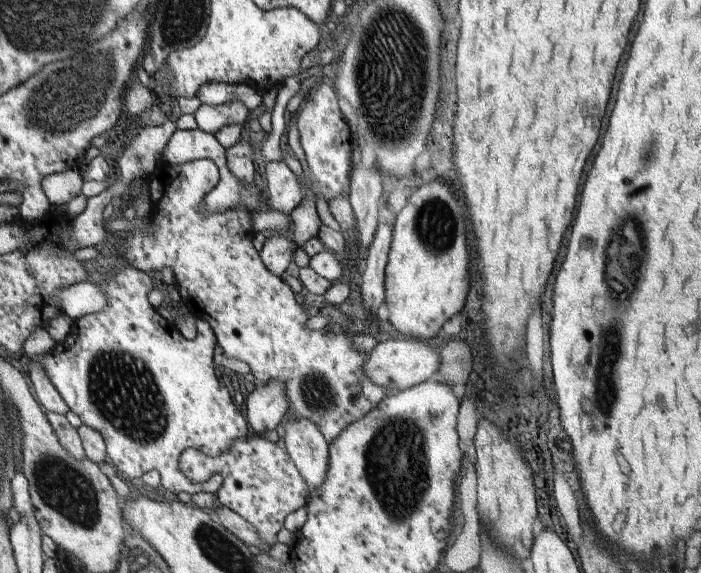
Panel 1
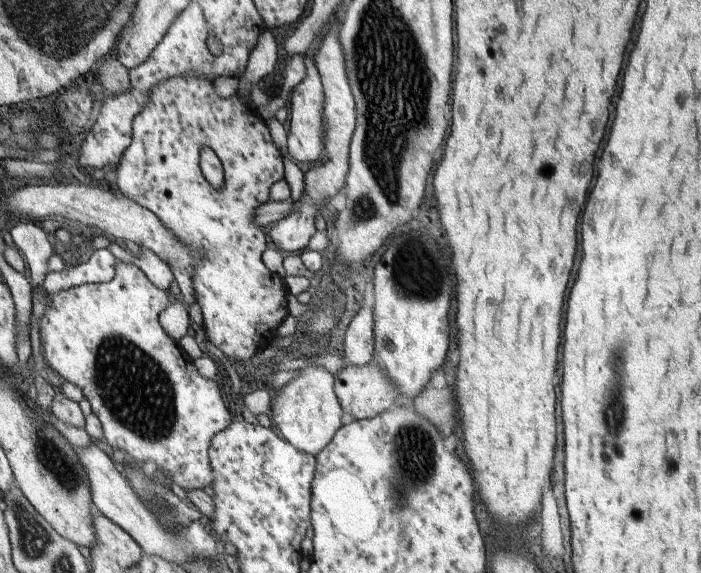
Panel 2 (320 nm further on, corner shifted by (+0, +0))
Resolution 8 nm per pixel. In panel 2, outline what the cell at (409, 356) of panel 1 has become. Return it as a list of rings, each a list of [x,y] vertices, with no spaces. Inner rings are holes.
[[[349,365],[335,376],[334,392],[344,412],[348,412],[355,420],[369,419],[390,410],[399,400],[397,388],[377,365],[355,367]]]

